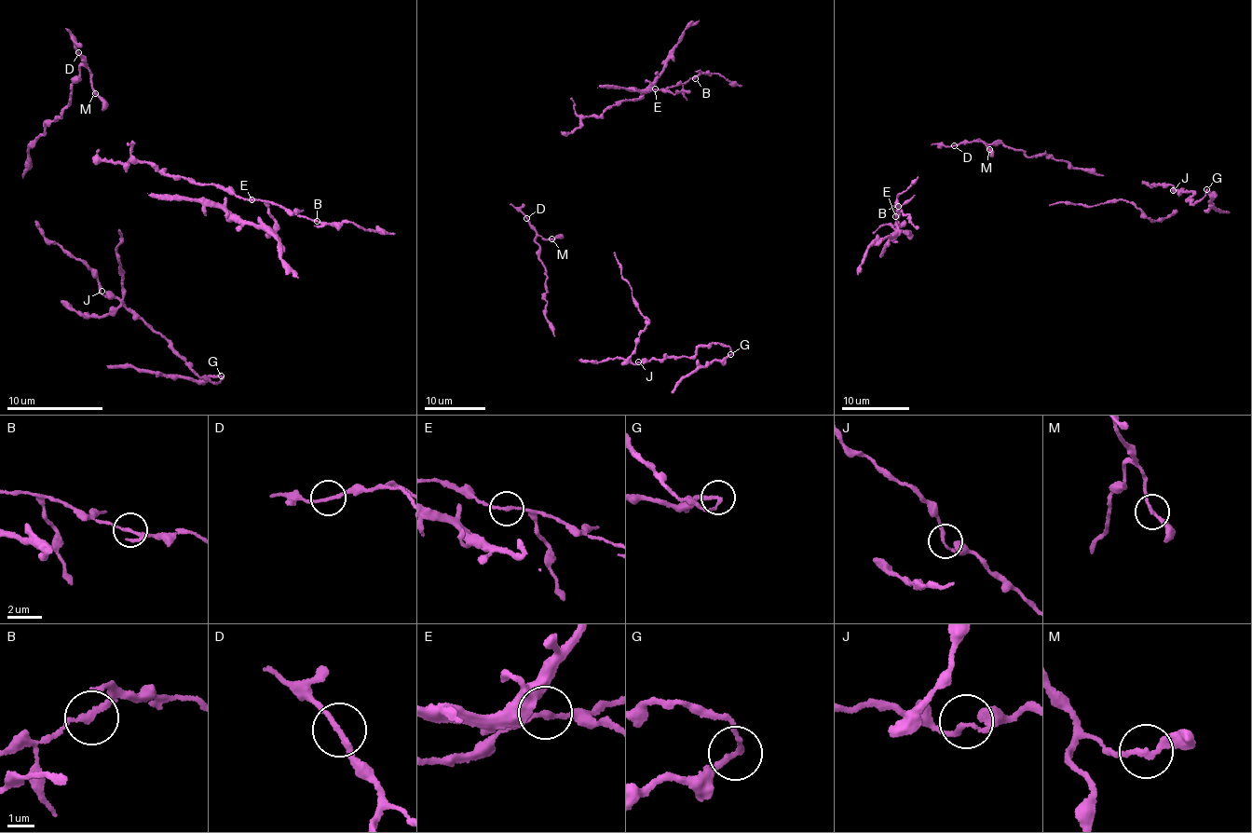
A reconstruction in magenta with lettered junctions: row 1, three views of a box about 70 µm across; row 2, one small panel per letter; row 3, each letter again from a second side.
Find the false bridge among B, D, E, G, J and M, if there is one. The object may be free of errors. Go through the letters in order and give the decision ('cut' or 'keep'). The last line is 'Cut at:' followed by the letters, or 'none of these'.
B: keep
D: keep
E: keep
G: cut
J: keep
M: keep
Cut at: G

